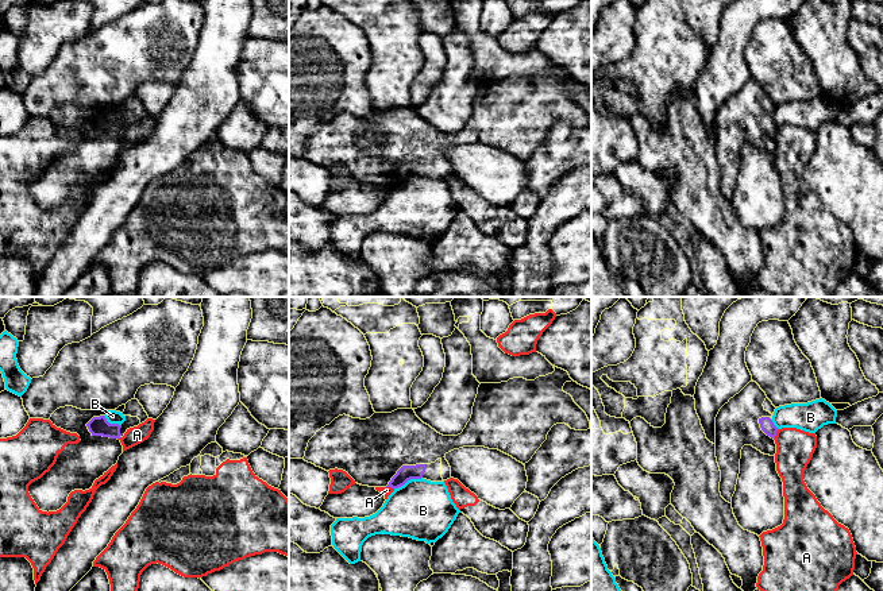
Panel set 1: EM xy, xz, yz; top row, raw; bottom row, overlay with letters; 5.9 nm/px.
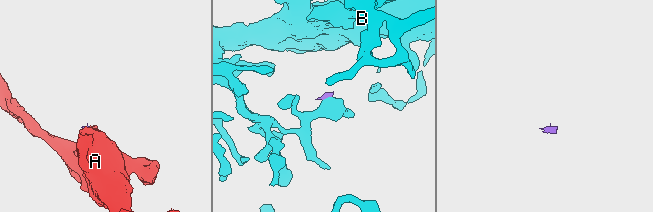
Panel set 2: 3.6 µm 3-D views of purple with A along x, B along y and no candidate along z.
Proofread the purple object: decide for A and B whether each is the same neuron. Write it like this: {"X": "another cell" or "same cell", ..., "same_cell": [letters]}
{"A": "another cell", "B": "another cell", "same_cell": []}

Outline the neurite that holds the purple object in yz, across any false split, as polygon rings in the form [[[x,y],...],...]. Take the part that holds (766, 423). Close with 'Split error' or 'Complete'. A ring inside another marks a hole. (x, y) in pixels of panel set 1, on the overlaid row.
[[[753,381],[720,409],[716,417],[716,457],[721,471],[720,492],[726,502],[732,502],[736,491],[744,445],[775,456],[775,409]]]. Split error

